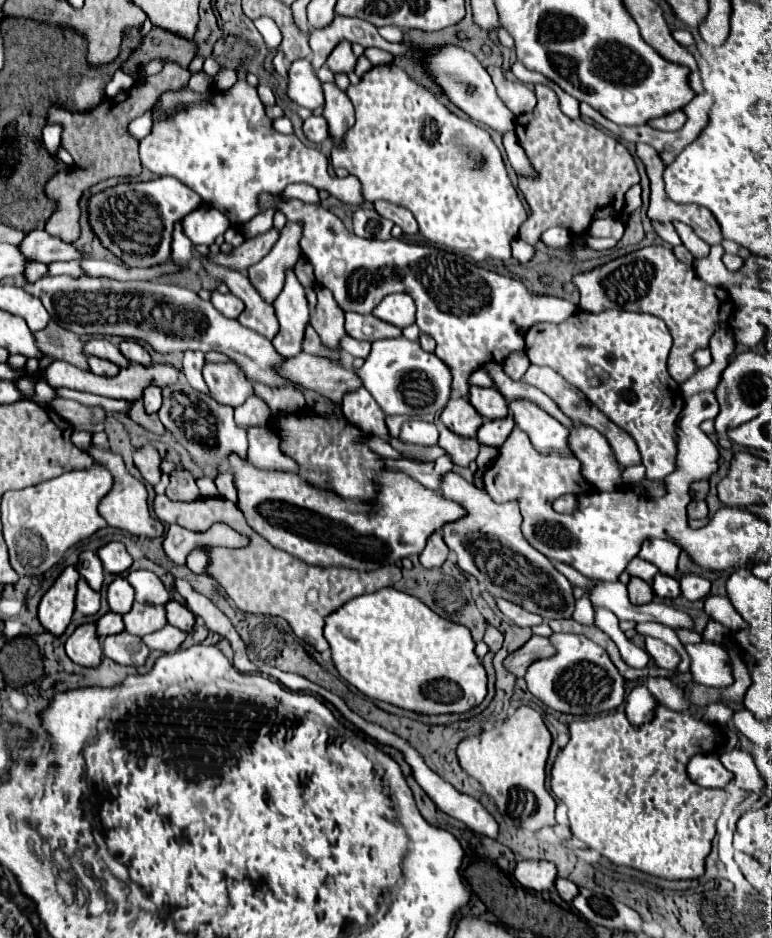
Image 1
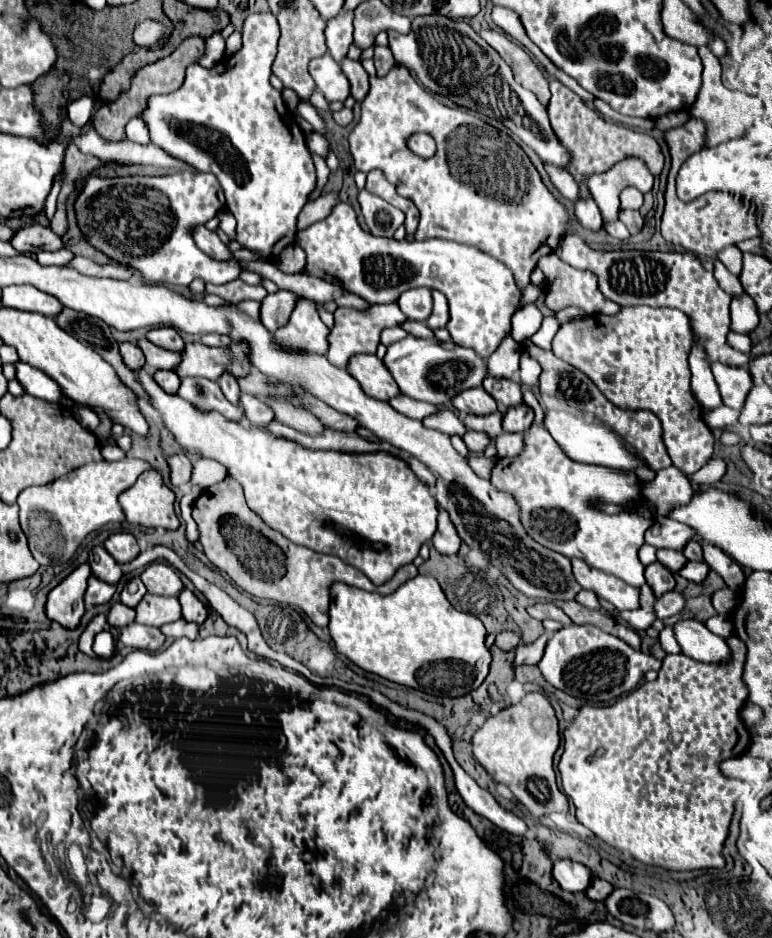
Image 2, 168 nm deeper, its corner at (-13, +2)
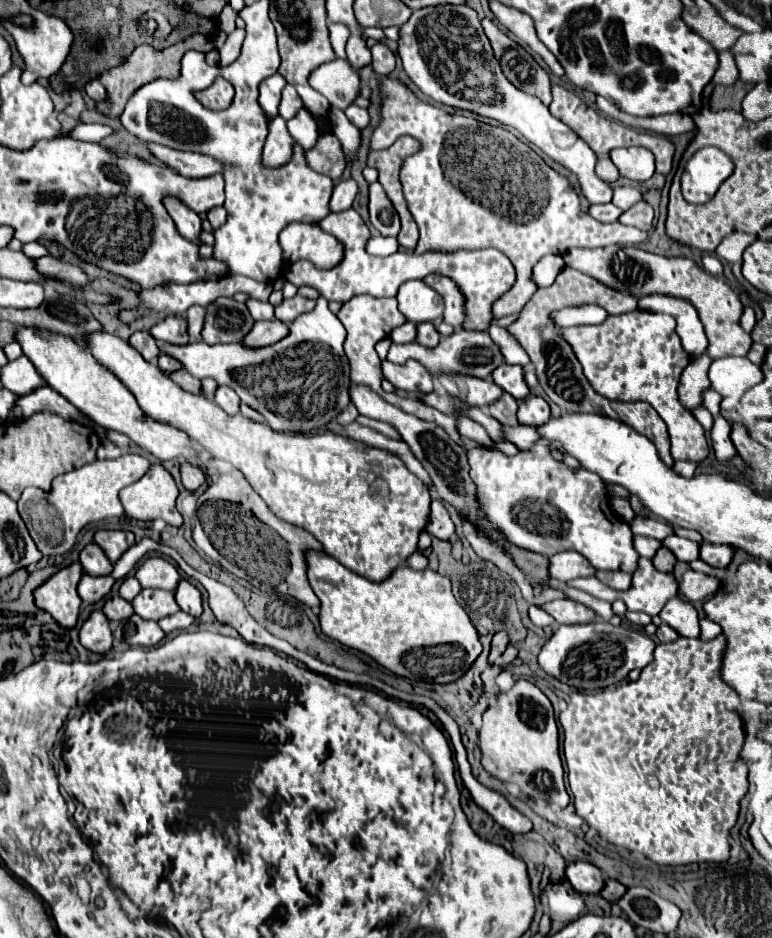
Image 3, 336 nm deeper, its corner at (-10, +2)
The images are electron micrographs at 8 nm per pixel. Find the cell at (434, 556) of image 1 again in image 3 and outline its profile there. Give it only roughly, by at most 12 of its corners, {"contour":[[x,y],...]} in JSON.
{"contour":[[432,500],[428,534],[450,540],[454,522],[440,500]]}

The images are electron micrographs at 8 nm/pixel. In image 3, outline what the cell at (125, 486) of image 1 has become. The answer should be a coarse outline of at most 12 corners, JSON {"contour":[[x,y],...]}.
{"contour":[[162,464],[120,492],[130,518],[182,526],[178,486]]}

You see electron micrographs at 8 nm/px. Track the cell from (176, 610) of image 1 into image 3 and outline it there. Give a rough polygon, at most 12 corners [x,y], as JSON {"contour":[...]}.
{"contour":[[180,580],[174,596],[178,606],[198,618],[202,596],[188,580]]}

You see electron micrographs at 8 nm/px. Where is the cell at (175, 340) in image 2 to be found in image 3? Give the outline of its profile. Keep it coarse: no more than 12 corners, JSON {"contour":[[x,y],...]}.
{"contour":[[166,316],[150,334],[168,344],[188,344],[186,320]]}

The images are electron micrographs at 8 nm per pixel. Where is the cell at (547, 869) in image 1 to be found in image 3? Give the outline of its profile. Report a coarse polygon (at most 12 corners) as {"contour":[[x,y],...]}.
{"contour":[[588,862],[568,864],[572,888],[600,894],[604,876]]}

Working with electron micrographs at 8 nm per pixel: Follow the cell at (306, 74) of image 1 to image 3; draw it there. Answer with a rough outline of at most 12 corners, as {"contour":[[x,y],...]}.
{"contour":[[342,58],[316,68],[310,84],[338,110],[360,94],[360,76]]}

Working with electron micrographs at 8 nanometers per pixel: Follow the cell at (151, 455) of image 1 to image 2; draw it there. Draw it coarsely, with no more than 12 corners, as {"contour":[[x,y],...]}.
{"contour":[[185,454],[165,458],[173,486],[187,484],[191,462]]}

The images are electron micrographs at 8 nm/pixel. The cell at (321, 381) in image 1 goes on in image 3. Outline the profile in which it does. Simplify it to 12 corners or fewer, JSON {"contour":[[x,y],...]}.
{"contour":[[418,360],[382,362],[394,388],[432,392],[434,376]]}

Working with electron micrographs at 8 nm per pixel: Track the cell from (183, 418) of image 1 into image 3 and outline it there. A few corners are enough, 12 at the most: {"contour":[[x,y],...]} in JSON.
{"contour":[[180,368],[170,376],[182,390],[200,394],[200,380]]}

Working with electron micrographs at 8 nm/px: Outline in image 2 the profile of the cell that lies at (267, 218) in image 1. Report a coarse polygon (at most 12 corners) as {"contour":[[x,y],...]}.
{"contour":[[313,131],[306,144],[311,153],[326,159],[329,142]]}

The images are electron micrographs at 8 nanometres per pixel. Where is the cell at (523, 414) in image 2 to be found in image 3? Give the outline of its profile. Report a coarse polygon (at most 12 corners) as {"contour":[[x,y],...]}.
{"contour":[[544,398],[520,400],[520,424],[542,426],[550,420],[550,406]]}

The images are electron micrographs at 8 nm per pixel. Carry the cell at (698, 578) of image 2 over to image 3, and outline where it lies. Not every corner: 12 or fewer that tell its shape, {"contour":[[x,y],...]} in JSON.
{"contour":[[704,542],[700,558],[714,568],[728,568],[730,544]]}

